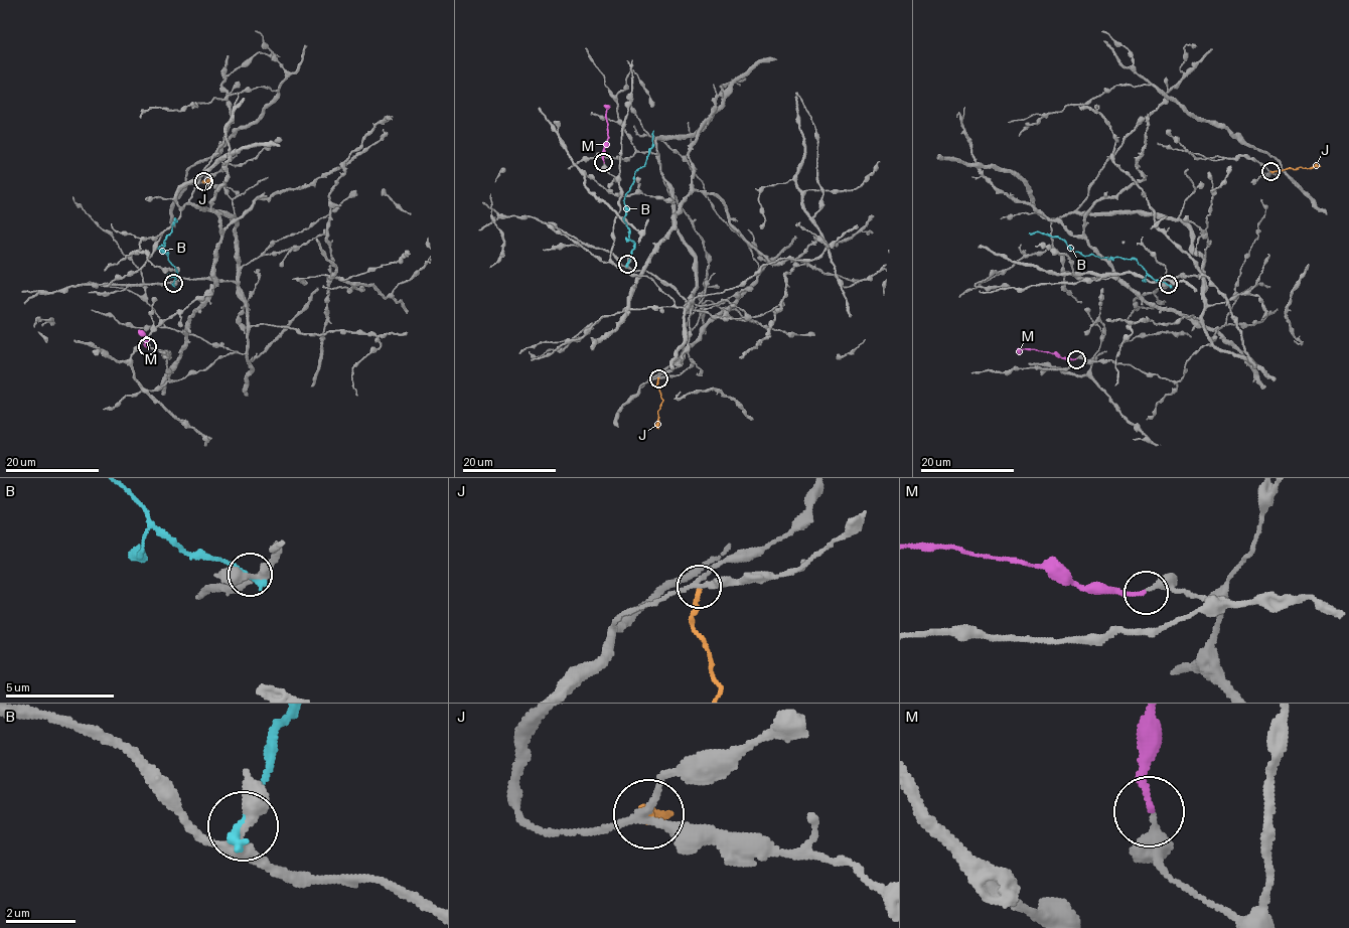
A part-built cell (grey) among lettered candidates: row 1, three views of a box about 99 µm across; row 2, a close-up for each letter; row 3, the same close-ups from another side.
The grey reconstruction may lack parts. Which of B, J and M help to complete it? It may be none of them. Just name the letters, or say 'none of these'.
M

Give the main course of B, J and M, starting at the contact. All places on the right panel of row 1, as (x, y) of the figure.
B: (1168, 284), (1155, 281), (1135, 259), (1074, 252), (1062, 240), (1029, 233)
J: (1270, 171), (1321, 166)
M: (1075, 359), (1034, 349), (1020, 349), (1017, 353)

